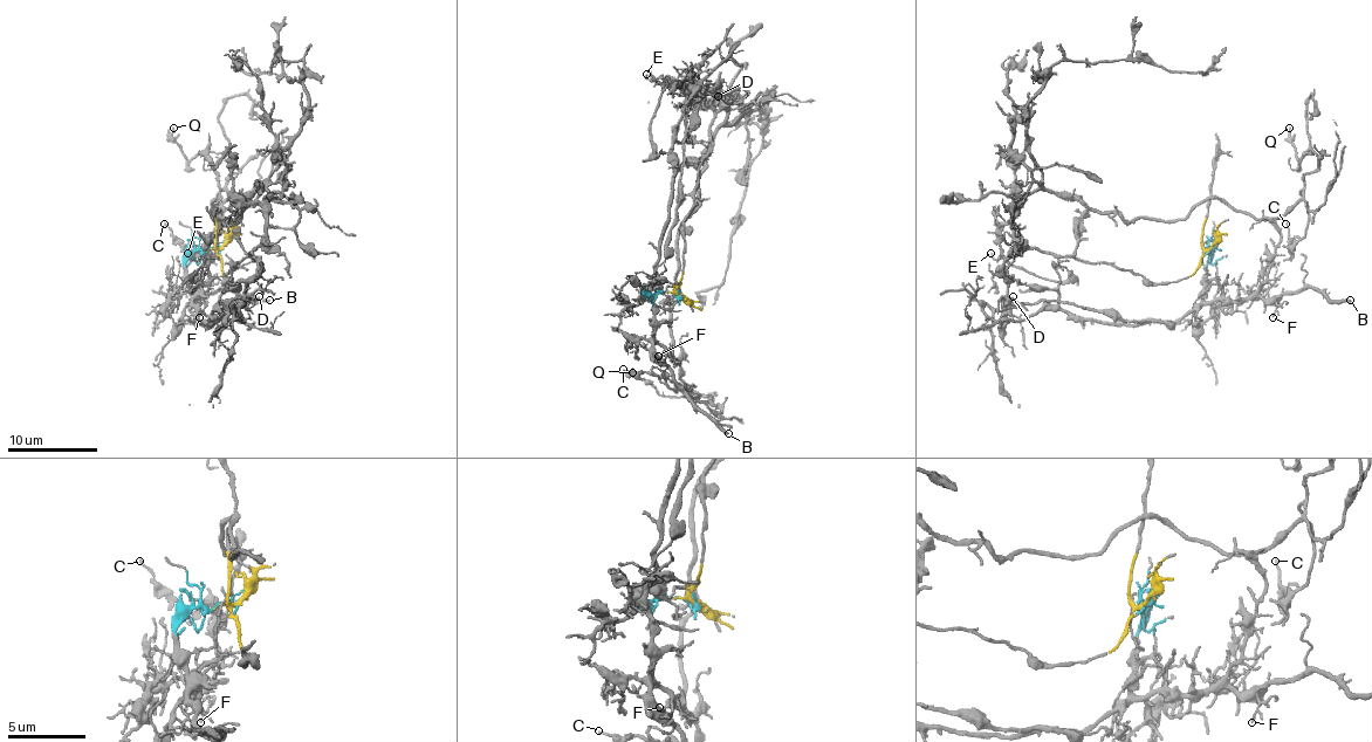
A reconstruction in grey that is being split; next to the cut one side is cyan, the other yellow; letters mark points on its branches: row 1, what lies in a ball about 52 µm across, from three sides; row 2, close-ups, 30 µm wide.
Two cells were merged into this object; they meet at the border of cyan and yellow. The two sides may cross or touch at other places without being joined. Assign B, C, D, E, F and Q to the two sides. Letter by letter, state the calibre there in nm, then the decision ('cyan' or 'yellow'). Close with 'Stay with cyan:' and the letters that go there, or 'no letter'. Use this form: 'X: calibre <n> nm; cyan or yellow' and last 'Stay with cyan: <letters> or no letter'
B: calibre 280 nm; cyan
C: calibre 120 nm; yellow
D: calibre 140 nm; yellow
E: calibre 130 nm; yellow
F: calibre 90 nm; cyan
Q: calibre 130 nm; yellow
Stay with cyan: B, F

